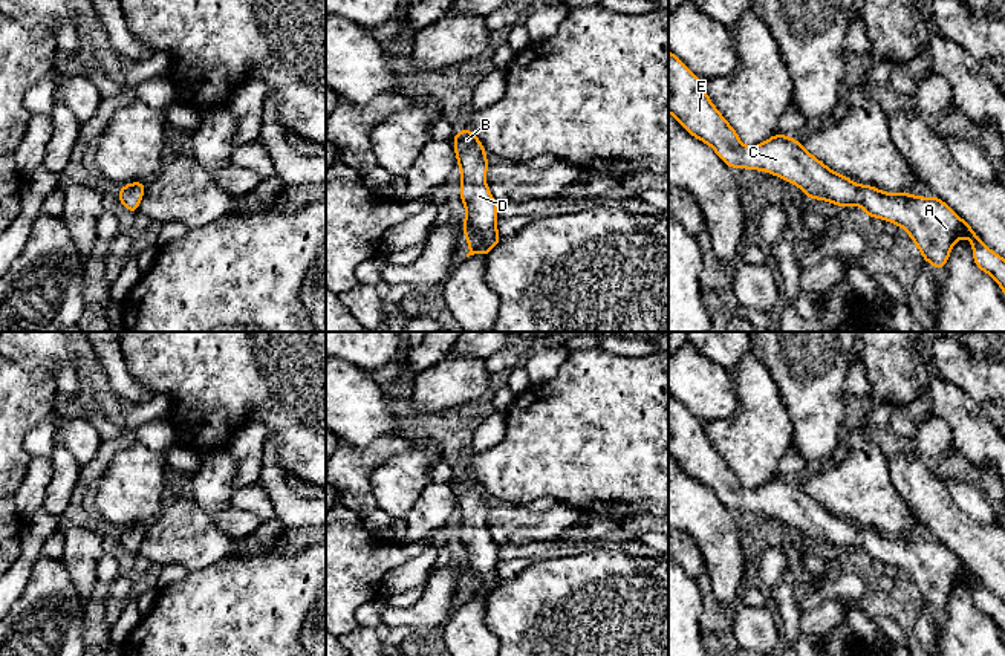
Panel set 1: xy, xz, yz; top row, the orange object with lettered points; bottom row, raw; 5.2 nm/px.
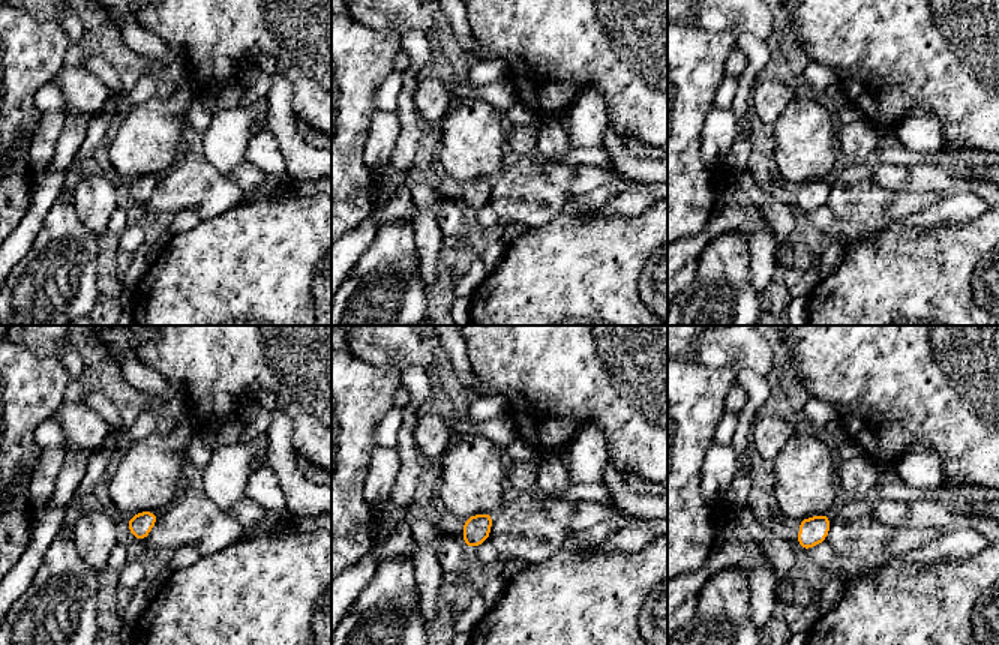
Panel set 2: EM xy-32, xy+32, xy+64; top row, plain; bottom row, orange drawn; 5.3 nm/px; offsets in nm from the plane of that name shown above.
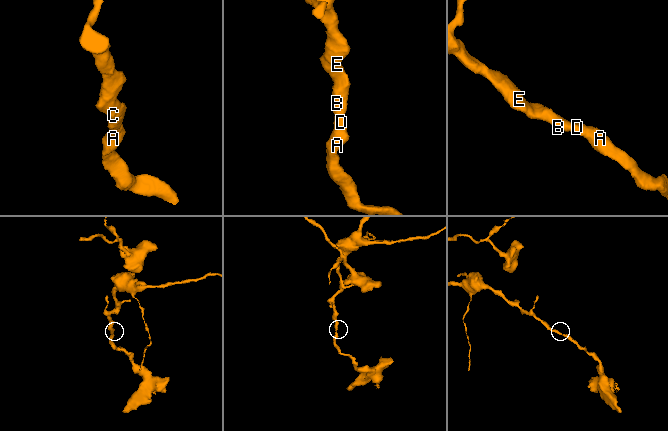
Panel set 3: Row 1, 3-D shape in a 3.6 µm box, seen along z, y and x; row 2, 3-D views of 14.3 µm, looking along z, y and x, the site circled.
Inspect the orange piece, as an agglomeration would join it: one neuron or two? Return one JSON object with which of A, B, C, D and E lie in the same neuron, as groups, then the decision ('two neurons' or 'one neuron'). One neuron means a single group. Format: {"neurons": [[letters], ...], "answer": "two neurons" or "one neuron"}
{"neurons": [["A", "B", "C", "D", "E"]], "answer": "one neuron"}

